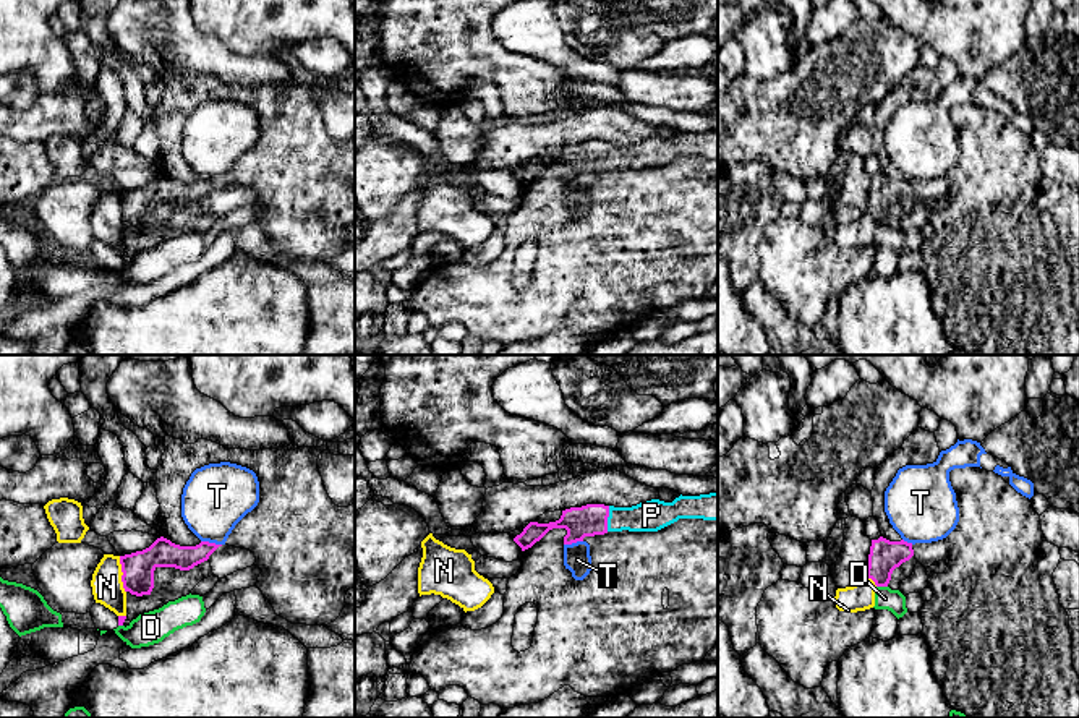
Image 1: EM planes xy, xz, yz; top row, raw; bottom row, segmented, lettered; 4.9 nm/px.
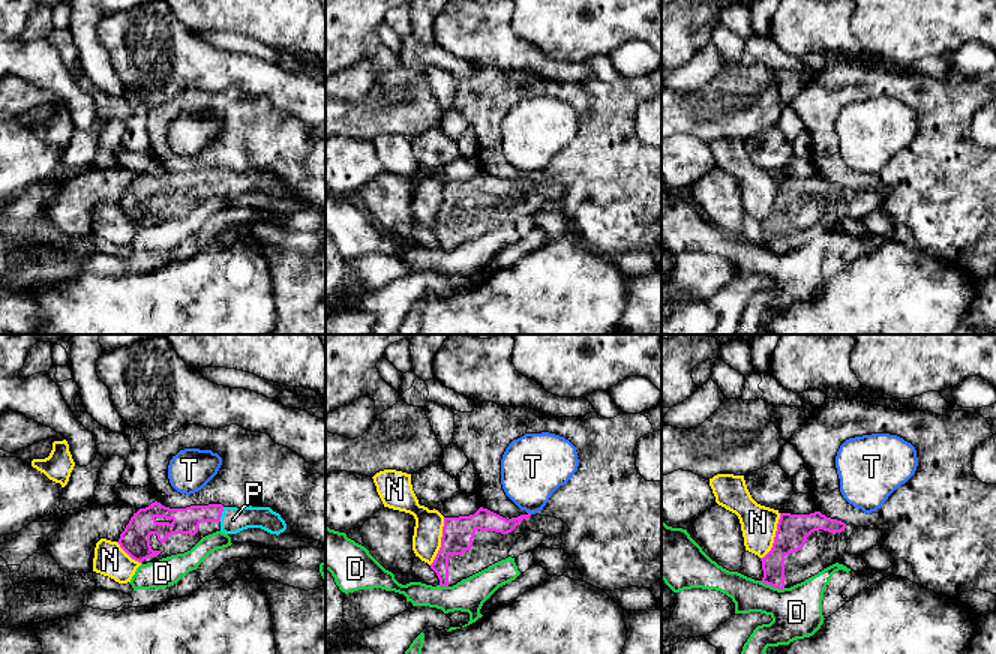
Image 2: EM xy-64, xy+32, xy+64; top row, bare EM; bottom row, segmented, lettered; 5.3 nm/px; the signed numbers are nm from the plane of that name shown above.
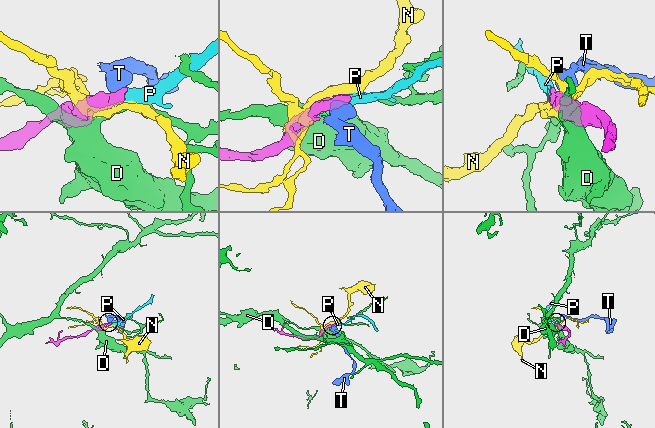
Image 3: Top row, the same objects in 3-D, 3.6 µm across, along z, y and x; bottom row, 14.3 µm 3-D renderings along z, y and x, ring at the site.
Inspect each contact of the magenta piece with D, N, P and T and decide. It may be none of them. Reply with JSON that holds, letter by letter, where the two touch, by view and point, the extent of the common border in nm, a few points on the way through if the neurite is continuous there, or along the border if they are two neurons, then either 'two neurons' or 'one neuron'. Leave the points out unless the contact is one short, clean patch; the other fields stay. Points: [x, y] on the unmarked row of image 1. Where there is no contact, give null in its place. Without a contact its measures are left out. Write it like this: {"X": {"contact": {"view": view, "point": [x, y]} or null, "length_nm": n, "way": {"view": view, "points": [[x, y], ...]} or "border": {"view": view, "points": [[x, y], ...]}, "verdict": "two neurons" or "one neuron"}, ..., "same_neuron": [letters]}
{"D": {"contact": {"view": "yz", "point": [882, 222]}, "length_nm": 60, "verdict": "two neurons"}, "N": {"contact": {"view": "xy", "point": [123, 211]}, "length_nm": 190, "verdict": "two neurons"}, "P": {"contact": {"view": "xz", "point": [606, 156]}, "length_nm": 130, "way": {"view": "xz", "points": [[592, 156], [606, 156], [652, 153]]}, "verdict": "one neuron"}, "T": {"contact": {"view": "xy", "point": [211, 180]}, "length_nm": 110, "border": {"view": "xy", "points": [[201, 177], [221, 182]]}, "verdict": "two neurons"}, "same_neuron": ["P"]}

